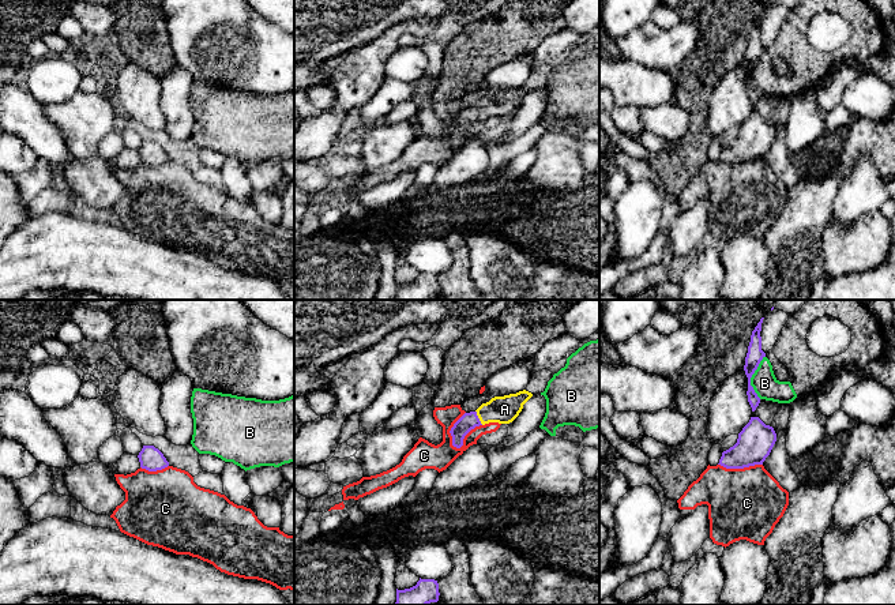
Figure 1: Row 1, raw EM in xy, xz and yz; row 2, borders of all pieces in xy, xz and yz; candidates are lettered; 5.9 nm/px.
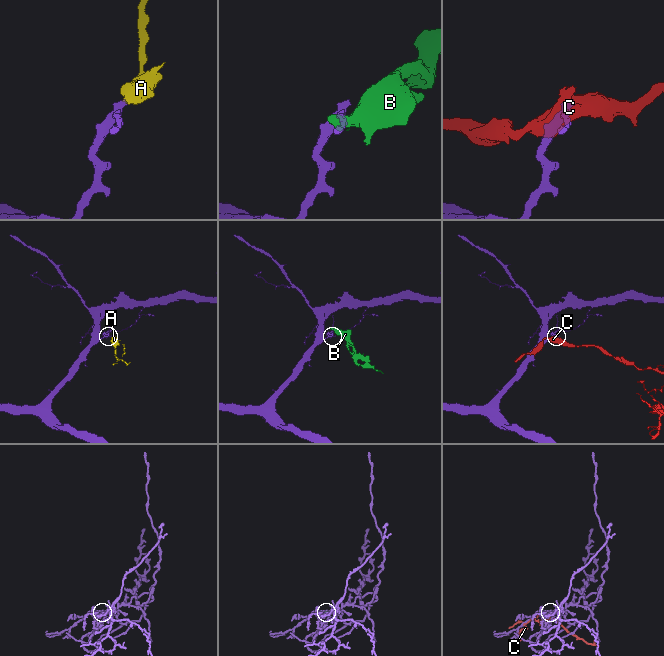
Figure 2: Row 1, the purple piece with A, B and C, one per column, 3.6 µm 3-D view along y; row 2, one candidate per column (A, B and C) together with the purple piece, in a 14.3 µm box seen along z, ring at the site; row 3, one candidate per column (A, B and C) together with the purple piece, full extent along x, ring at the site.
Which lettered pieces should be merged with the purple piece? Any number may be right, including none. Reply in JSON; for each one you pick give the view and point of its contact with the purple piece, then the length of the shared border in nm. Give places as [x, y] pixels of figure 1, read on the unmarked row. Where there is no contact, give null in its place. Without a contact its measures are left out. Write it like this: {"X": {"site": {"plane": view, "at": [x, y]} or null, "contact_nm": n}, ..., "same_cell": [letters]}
{"A": {"site": {"plane": "xz", "at": [477, 112]}, "contact_nm": 100}, "same_cell": ["A"]}

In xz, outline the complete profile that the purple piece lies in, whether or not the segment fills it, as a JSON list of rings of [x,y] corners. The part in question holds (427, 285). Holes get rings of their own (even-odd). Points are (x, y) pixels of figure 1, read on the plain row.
[[[421,274],[415,281],[405,285],[396,283],[395,300],[428,300],[439,296],[439,278],[435,274]]]

